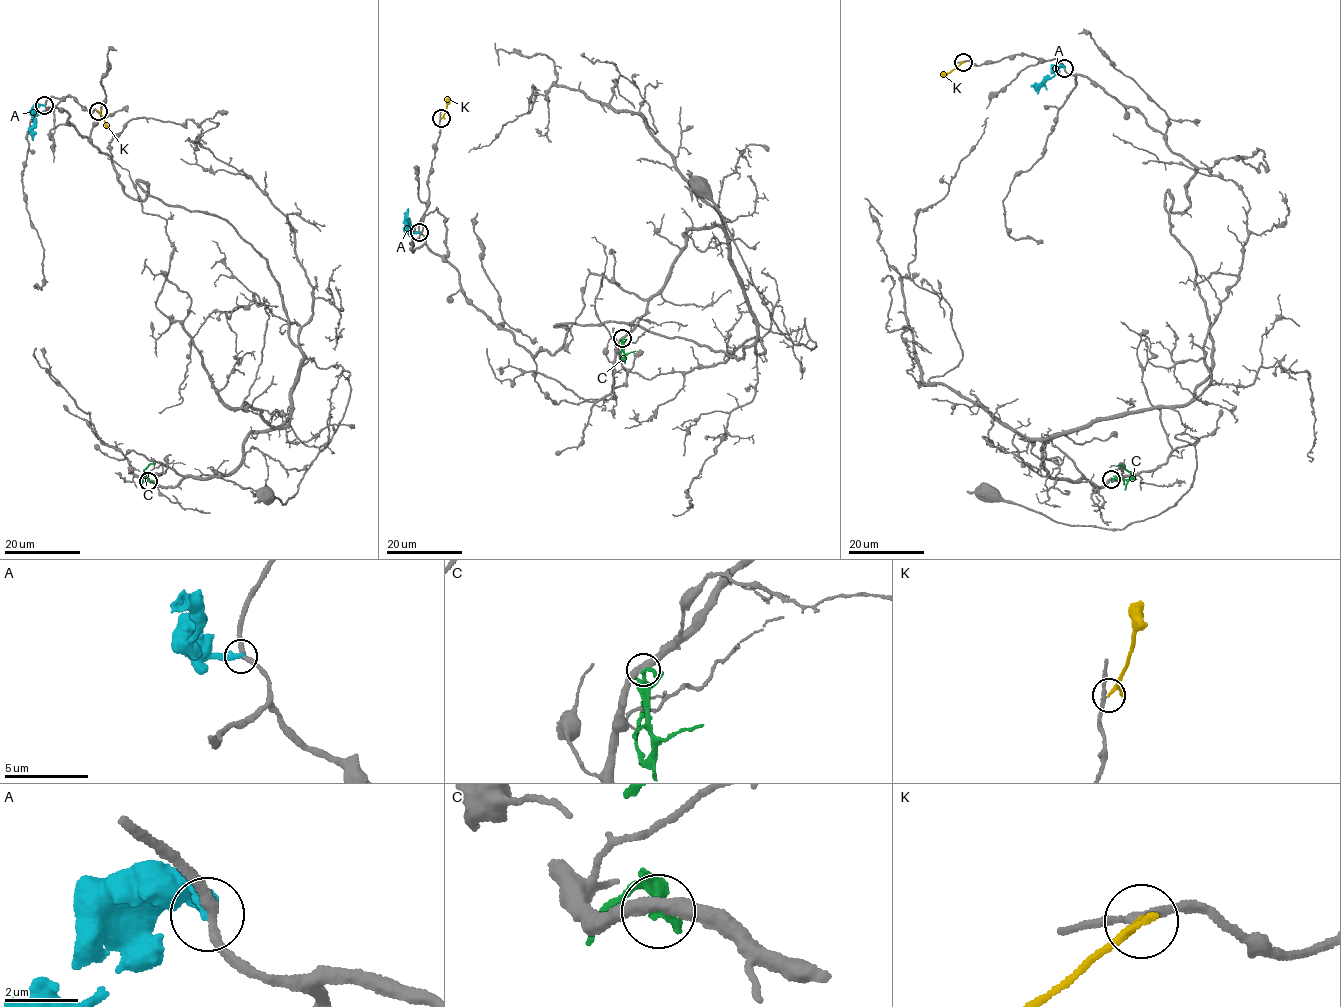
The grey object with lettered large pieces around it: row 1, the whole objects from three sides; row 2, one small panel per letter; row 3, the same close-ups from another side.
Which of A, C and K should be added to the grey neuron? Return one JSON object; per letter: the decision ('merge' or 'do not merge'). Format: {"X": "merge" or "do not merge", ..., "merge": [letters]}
{"A": "do not merge", "C": "do not merge", "K": "do not merge", "merge": []}

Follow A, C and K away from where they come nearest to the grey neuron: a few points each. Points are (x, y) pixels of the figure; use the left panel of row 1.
A: (44, 106), (37, 104), (33, 111), (32, 131), (36, 134)
C: (148, 480), (144, 473), (146, 467), (155, 463)
K: (97, 110), (108, 127)

